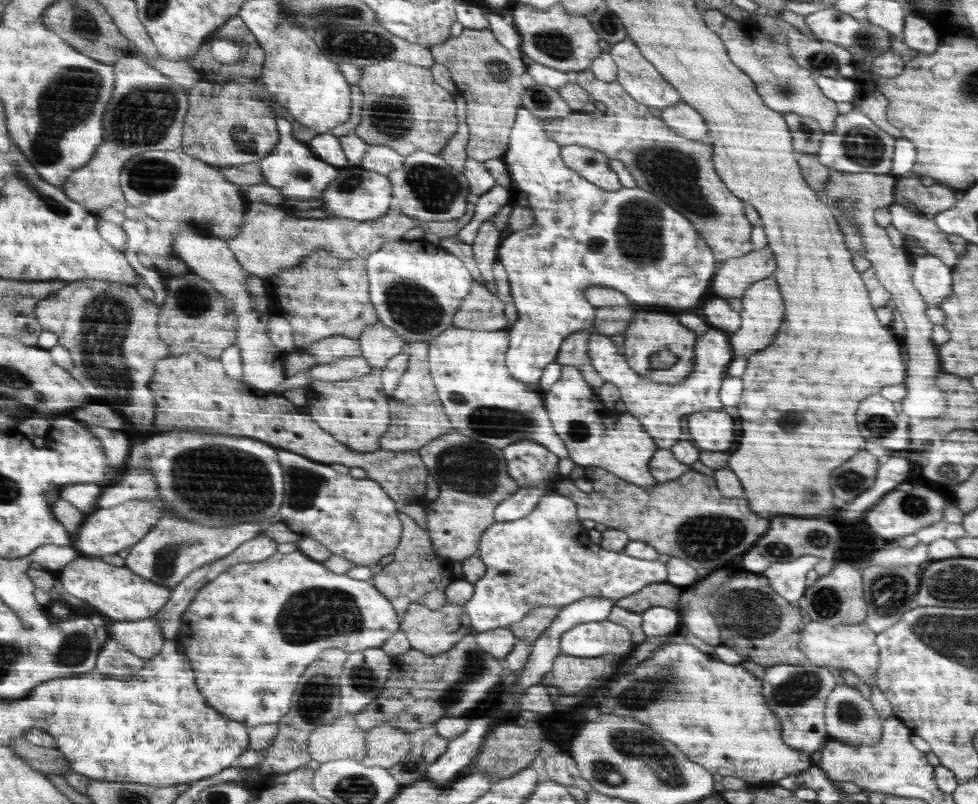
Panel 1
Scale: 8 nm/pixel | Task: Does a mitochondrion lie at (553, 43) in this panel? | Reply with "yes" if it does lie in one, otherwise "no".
yes

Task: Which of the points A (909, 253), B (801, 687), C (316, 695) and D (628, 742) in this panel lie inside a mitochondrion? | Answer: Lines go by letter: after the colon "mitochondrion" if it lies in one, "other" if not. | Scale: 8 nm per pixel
A: other
B: mitochondrion
C: mitochondrion
D: mitochondrion

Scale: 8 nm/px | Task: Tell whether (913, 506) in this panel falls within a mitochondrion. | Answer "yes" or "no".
yes

